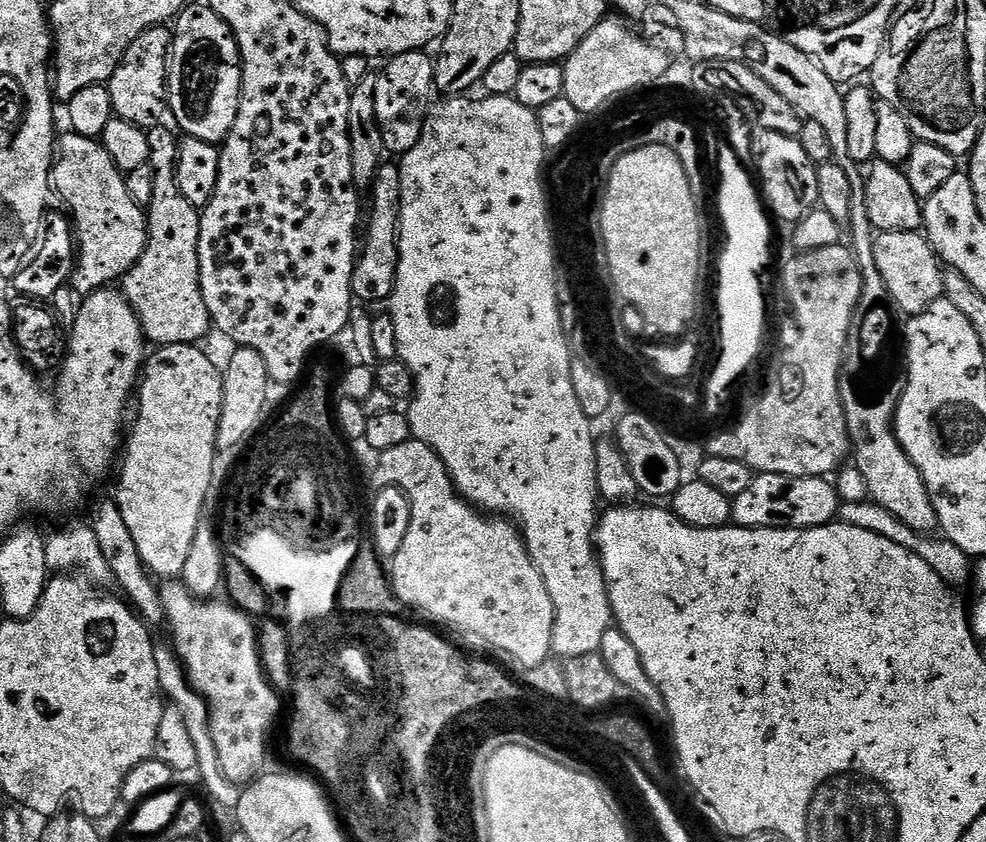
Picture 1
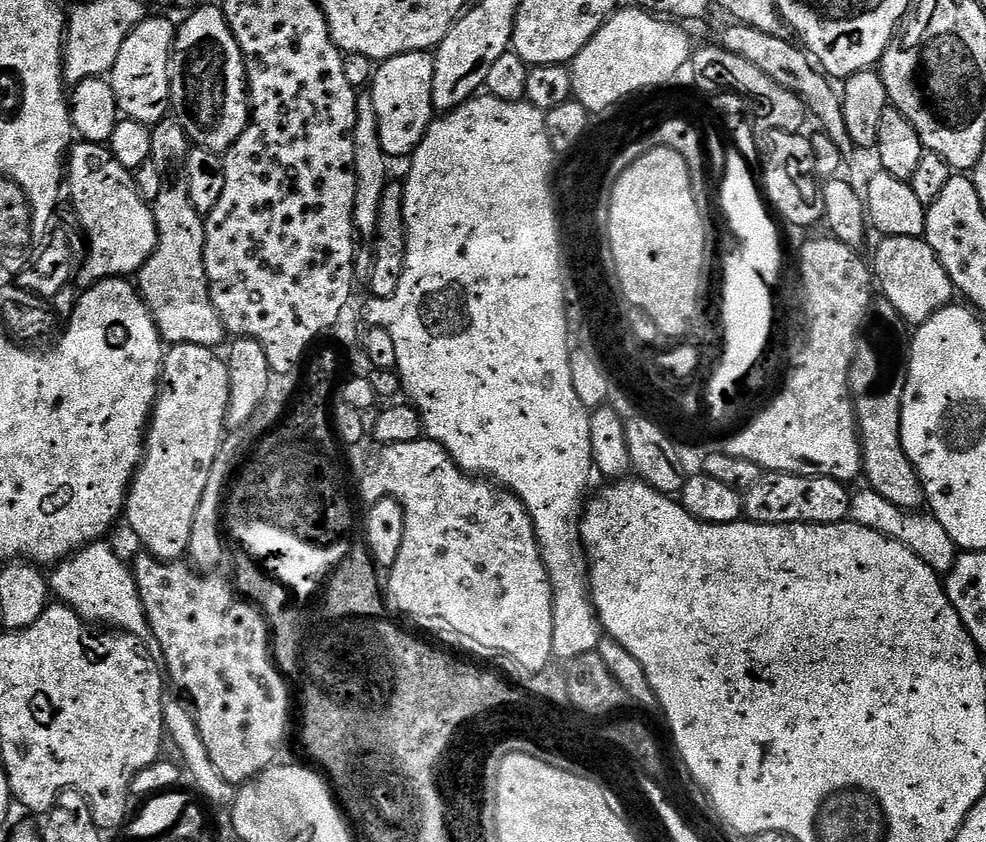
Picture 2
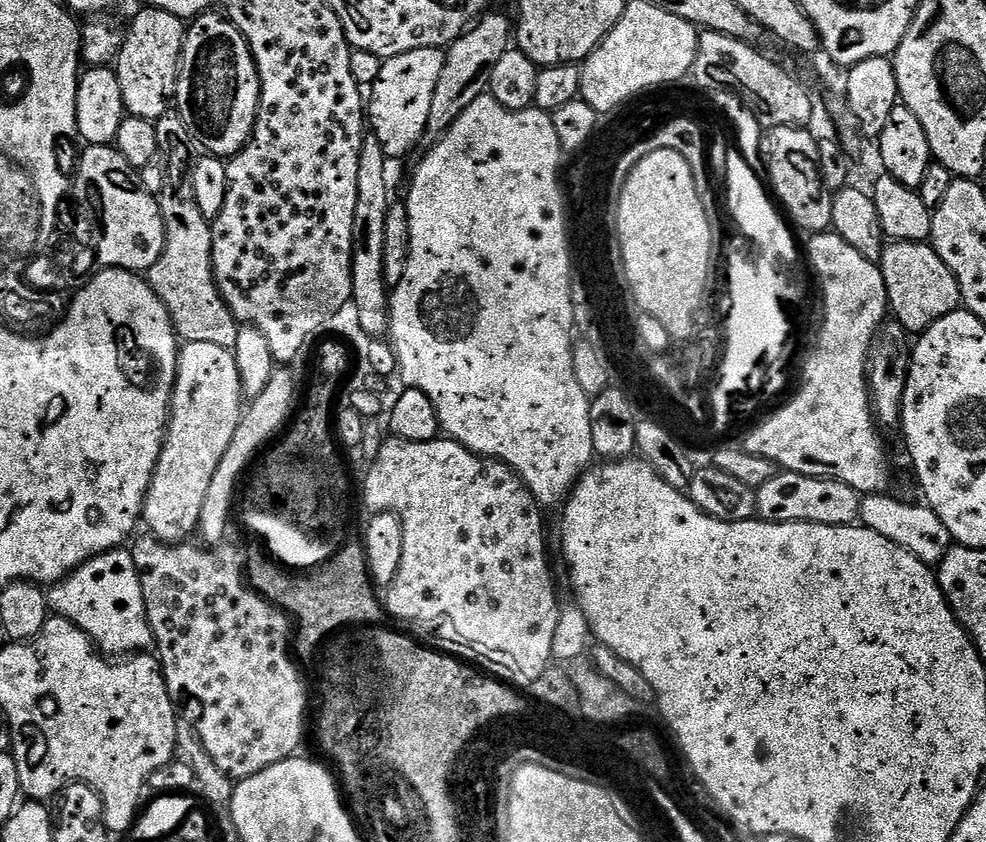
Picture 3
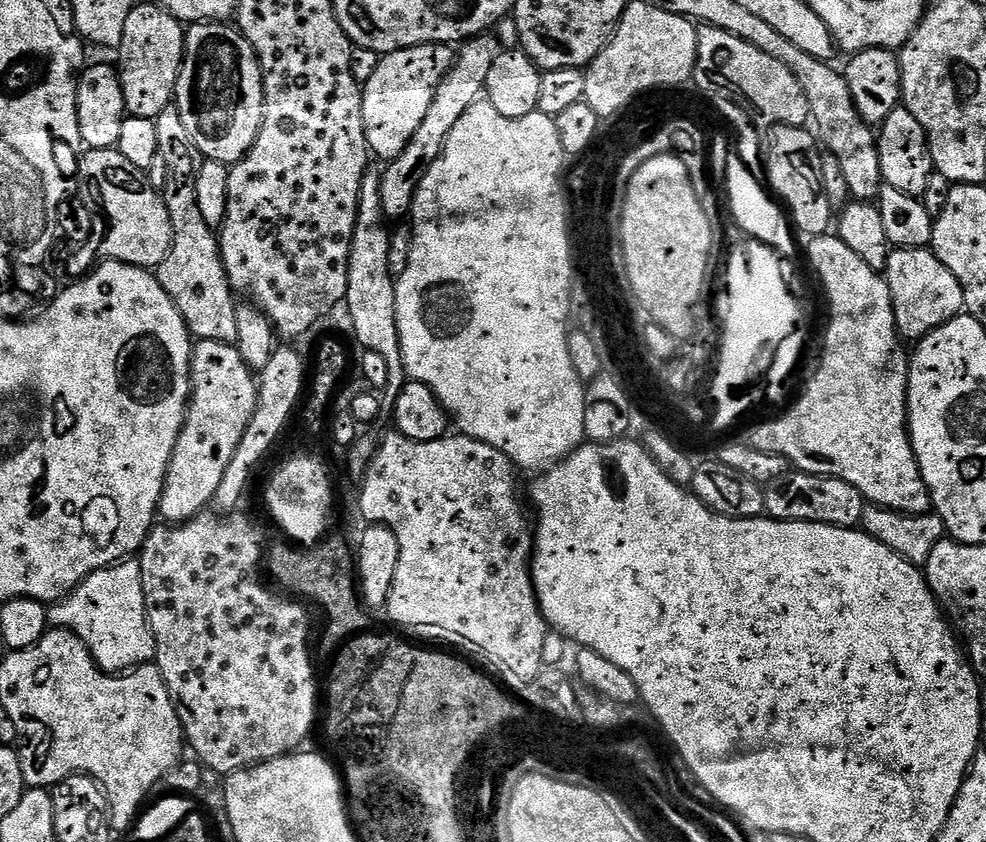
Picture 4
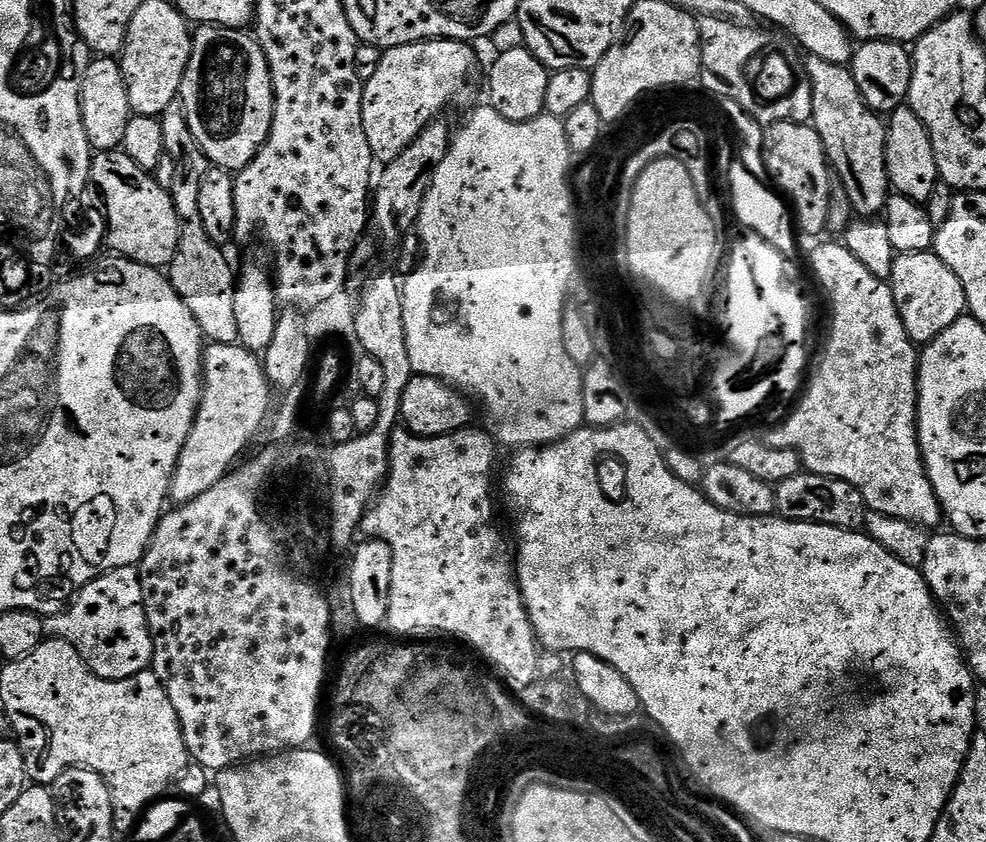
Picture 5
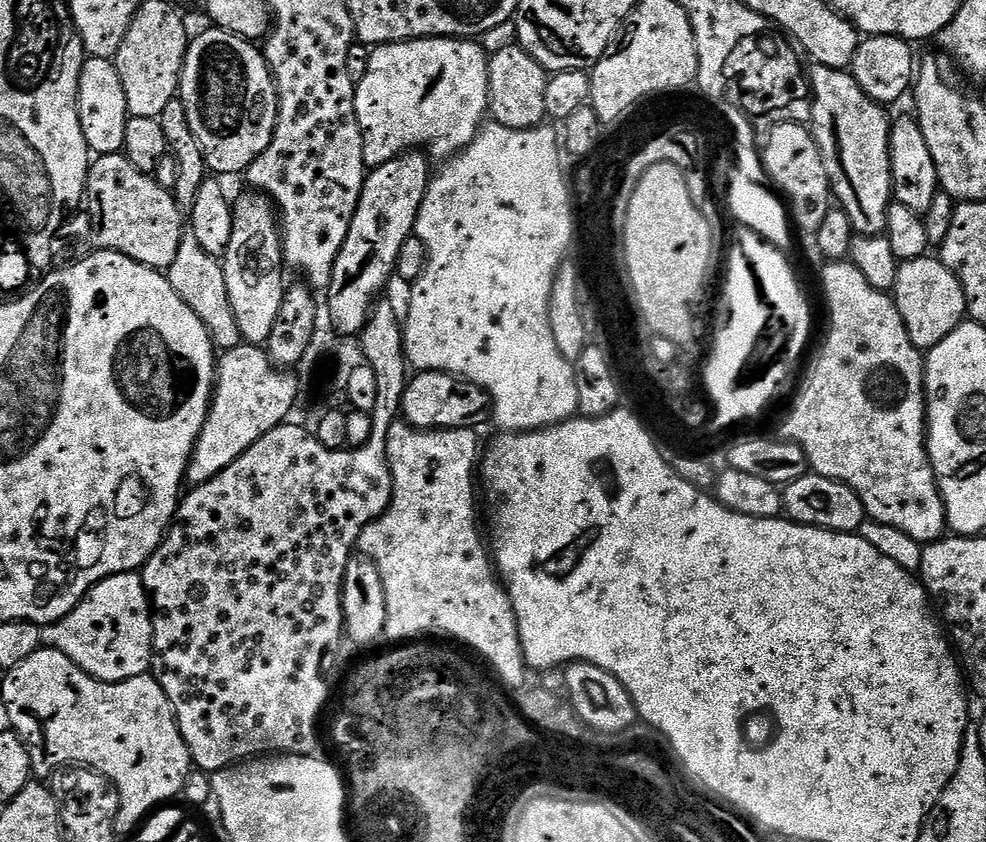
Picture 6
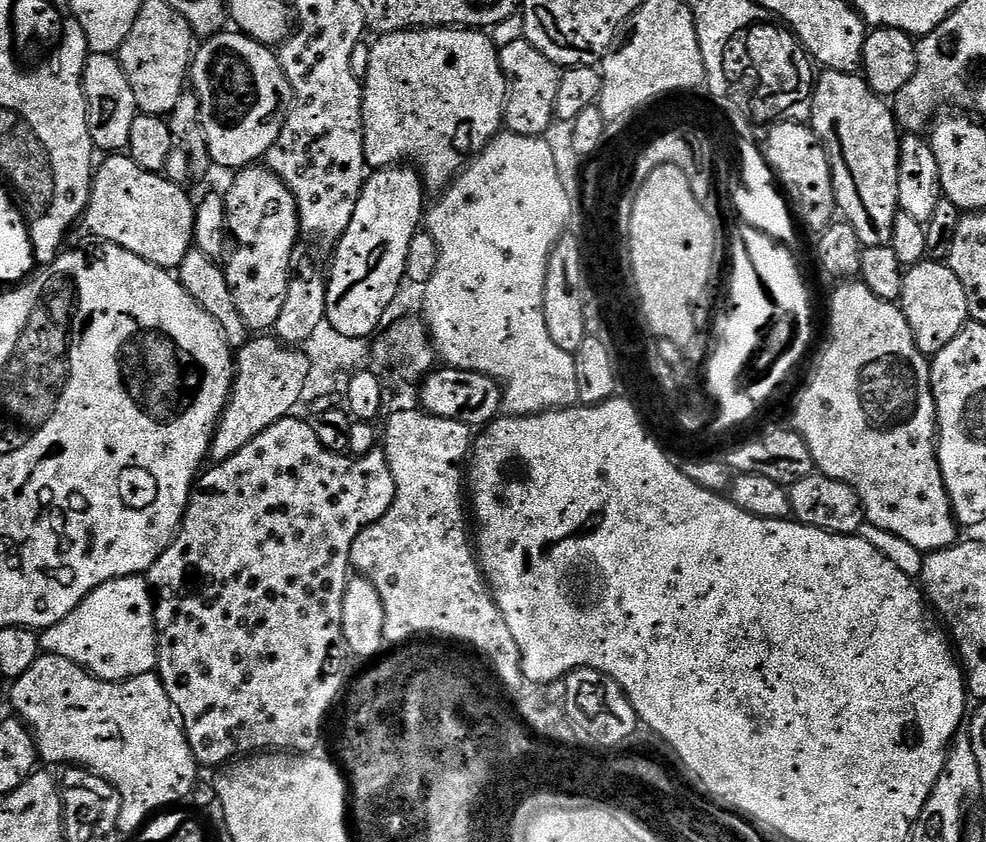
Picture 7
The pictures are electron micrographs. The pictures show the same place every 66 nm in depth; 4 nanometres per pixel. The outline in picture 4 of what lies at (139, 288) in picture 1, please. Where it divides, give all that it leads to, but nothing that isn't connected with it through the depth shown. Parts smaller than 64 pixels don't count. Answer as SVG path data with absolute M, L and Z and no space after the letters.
M175 103L168 104L155 121L160 155L166 162L166 186L162 195L172 227L172 245L158 269L160 285L182 314L189 332L197 341L213 340L223 344L236 344L237 297L220 260L220 241L217 233L208 225L206 218L202 218L202 210L198 210L196 179L198 170L204 165L204 155L200 153L198 146L194 146L194 138L190 138L186 126L182 126L182 118Z

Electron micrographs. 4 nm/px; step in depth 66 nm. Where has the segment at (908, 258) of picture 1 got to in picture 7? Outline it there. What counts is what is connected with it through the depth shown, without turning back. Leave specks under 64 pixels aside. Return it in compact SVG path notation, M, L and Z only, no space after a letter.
M927 258L905 271L898 306L904 311L918 350L929 358L936 356L942 346L954 342L954 338L958 338L958 334L970 320L966 290L962 290L958 274L954 274L954 270L950 270L947 263Z

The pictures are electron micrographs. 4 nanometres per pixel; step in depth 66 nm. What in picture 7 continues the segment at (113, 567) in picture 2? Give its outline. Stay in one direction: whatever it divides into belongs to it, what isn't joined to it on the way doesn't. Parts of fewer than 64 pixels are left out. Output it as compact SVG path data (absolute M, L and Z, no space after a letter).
M143 575L123 576L98 586L62 622L43 629L39 633L40 651L49 656L61 656L85 668L98 680L119 682L138 678L152 672L158 664L156 647L156 606L152 589Z

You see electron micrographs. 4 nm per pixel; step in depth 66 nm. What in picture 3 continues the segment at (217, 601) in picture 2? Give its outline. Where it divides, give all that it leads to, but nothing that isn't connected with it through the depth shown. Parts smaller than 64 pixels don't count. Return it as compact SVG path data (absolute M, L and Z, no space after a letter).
M144 534L136 545L131 545L130 551L142 584L142 598L146 602L146 618L150 622L154 652L160 661L160 671L164 673L168 692L173 701L180 702L185 696L192 703L192 708L196 711L194 729L201 746L213 759L218 770L231 777L233 781L239 782L245 780L247 776L266 770L272 764L297 755L296 747L304 736L304 711L308 708L308 696L304 693L304 680L296 669L297 661L290 655L290 637L293 635L294 625L288 613L271 604L267 598L260 596L250 587L246 579L246 560L243 555L239 556L234 549L224 548L225 546L201 546L199 543L196 543L197 545L192 543L163 544L155 536Z

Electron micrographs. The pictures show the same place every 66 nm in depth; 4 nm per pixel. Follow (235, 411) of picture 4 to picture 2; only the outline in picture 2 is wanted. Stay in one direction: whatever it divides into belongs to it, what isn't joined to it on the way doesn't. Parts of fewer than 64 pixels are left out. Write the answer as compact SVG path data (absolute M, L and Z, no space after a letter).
M174 344L165 351L164 365L160 371L160 386L156 394L156 406L152 409L146 429L144 458L132 477L126 501L126 520L132 532L141 540L143 551L158 560L176 562L187 553L190 546L190 530L198 502L202 502L202 490L206 490L206 478L210 478L210 466L218 458L220 443L226 435L228 403L230 402L230 374L223 355L211 348L193 344Z

